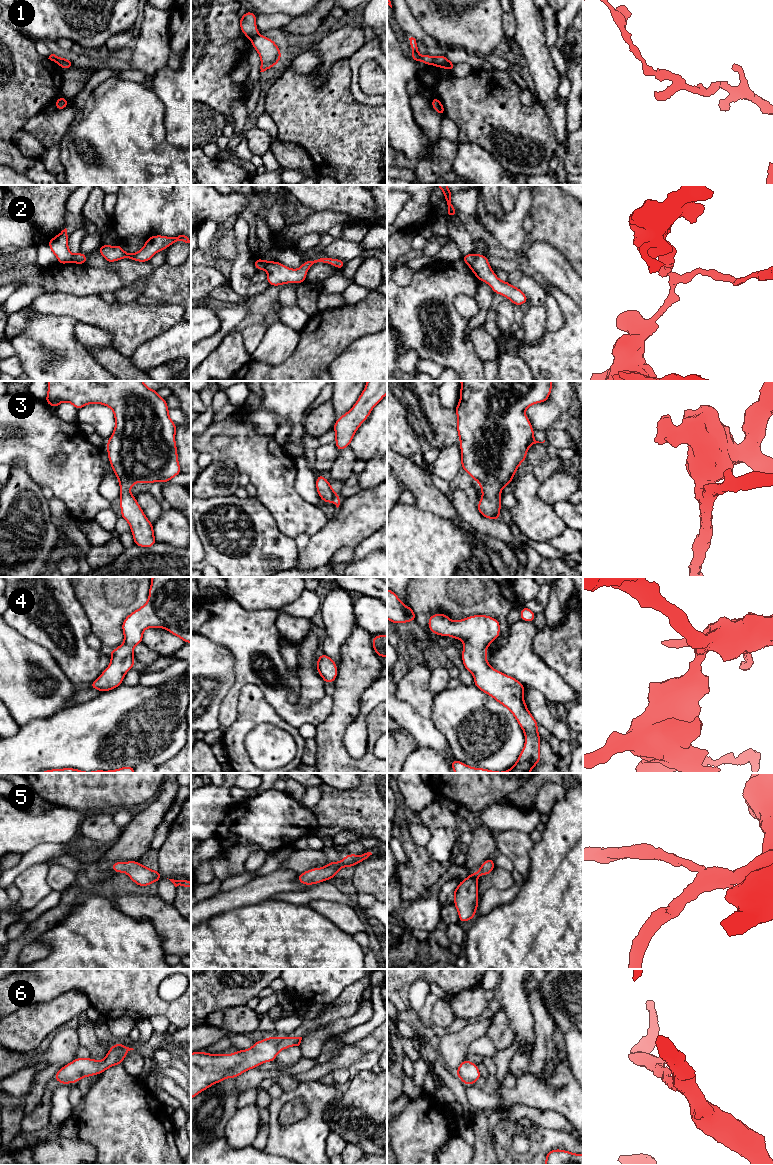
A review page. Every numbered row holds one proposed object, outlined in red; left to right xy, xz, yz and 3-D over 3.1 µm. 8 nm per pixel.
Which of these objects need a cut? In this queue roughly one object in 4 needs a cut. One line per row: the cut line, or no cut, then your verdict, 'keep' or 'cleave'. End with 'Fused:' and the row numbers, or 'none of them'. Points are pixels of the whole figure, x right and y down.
1: cut xz (258, 33), (250, 39); cleave
2: cut xy (75, 255), (71, 261); cleave
3: cut none; keep
4: cut none; keep
5: cut none; keep
6: cut none; keep
Fused: 1, 2

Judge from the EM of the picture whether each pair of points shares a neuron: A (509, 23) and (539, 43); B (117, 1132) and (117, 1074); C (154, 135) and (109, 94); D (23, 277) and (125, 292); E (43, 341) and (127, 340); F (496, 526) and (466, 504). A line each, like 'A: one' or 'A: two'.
A: two
B: one
C: one
D: two
E: two
F: one

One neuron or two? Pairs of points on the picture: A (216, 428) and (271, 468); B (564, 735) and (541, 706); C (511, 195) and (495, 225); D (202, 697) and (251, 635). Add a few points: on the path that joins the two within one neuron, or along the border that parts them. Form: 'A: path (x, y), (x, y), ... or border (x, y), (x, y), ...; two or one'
A: path (230, 428), (257, 454); one
B: path (557, 728), (542, 713); one
C: border (518, 195), (515, 206), (511, 210), (504, 212); two
D: border (215, 642), (232, 655), (235, 680); two

